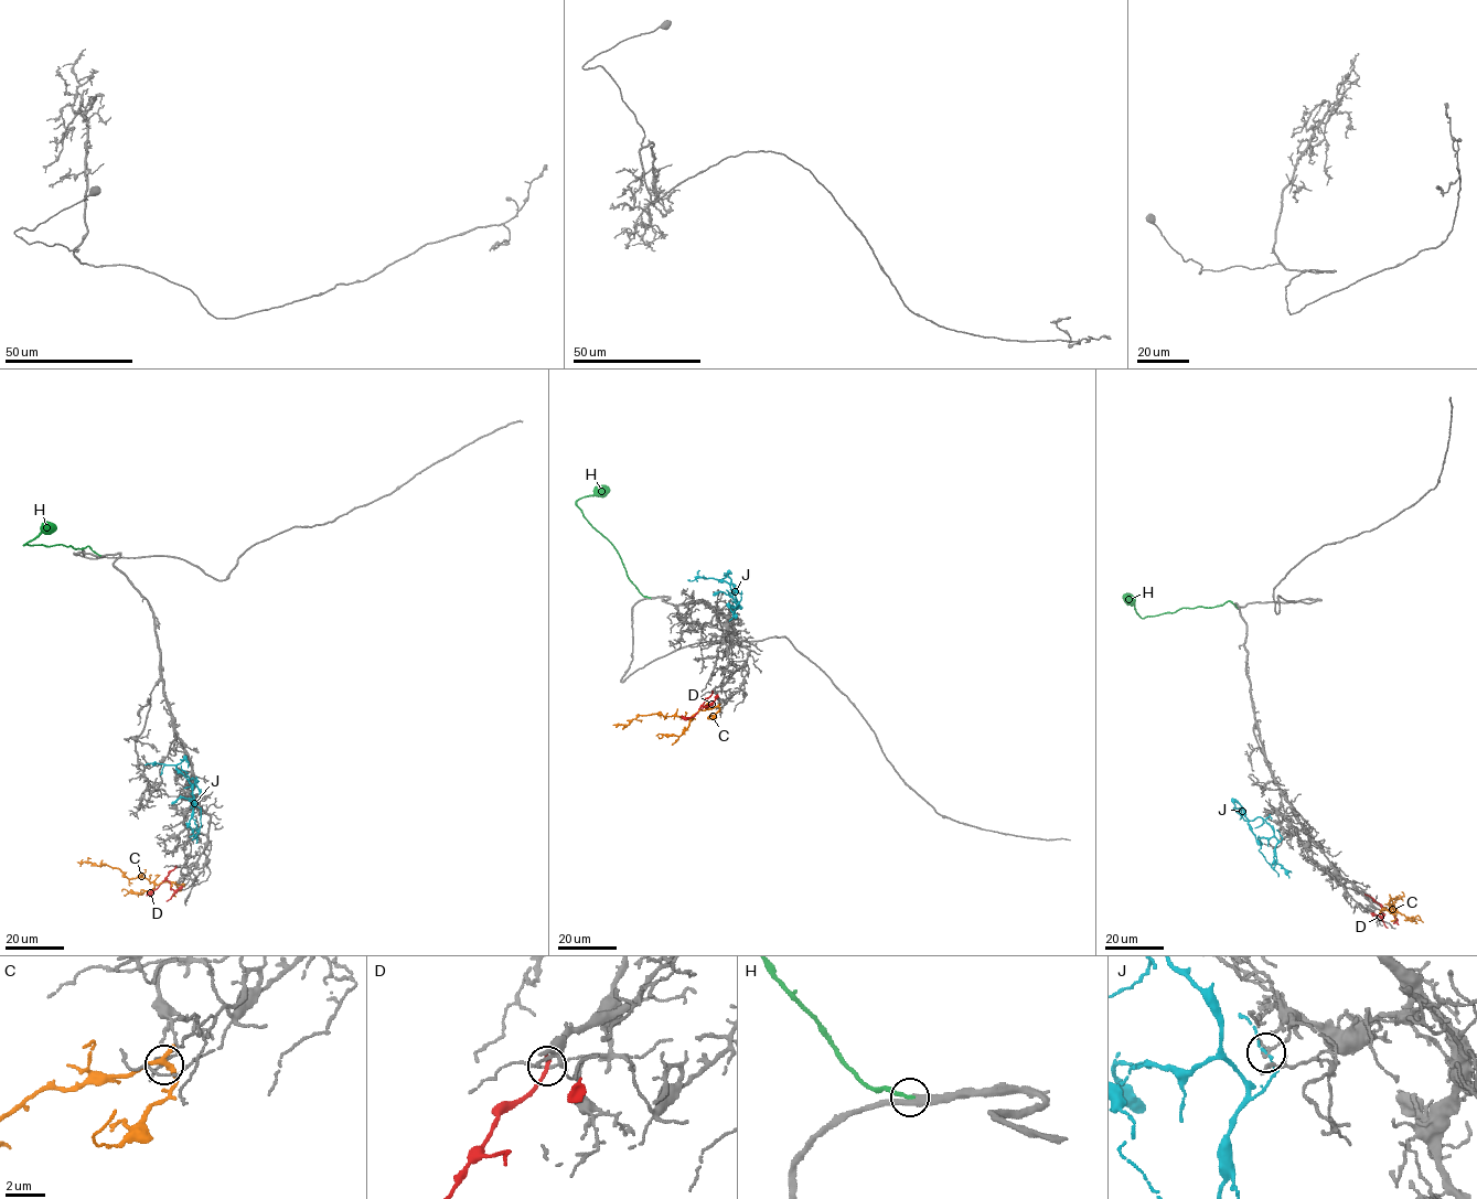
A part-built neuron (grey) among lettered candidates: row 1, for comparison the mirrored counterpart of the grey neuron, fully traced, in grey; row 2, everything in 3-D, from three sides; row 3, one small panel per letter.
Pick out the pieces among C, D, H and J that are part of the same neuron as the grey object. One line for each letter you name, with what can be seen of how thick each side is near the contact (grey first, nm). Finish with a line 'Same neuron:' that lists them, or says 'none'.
H: calibres 320 and 220 nm
Same neuron: H

